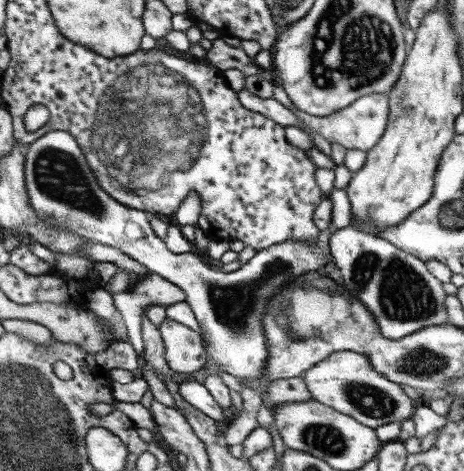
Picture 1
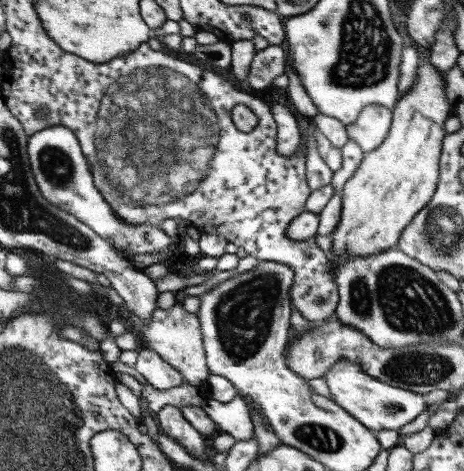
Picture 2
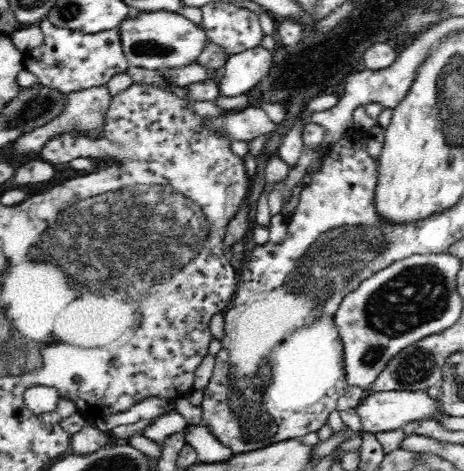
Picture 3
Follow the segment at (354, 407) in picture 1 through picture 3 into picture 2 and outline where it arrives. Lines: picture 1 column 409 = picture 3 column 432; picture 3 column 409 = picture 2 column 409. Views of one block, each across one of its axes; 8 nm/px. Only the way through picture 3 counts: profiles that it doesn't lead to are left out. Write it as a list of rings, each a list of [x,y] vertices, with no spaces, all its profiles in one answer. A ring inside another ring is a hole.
[[[337,362],[331,368],[333,370],[329,370],[329,374],[325,374],[325,384],[329,384],[327,388],[329,388],[329,394],[331,394],[331,400],[337,402],[355,420],[359,420],[361,426],[365,426],[365,430],[371,430],[371,432],[379,432],[379,430],[399,432],[401,426],[413,422],[421,412],[425,412],[429,408],[425,404],[423,394],[379,382],[379,380],[371,378],[369,374],[363,374],[361,368],[353,366],[351,362]]]

